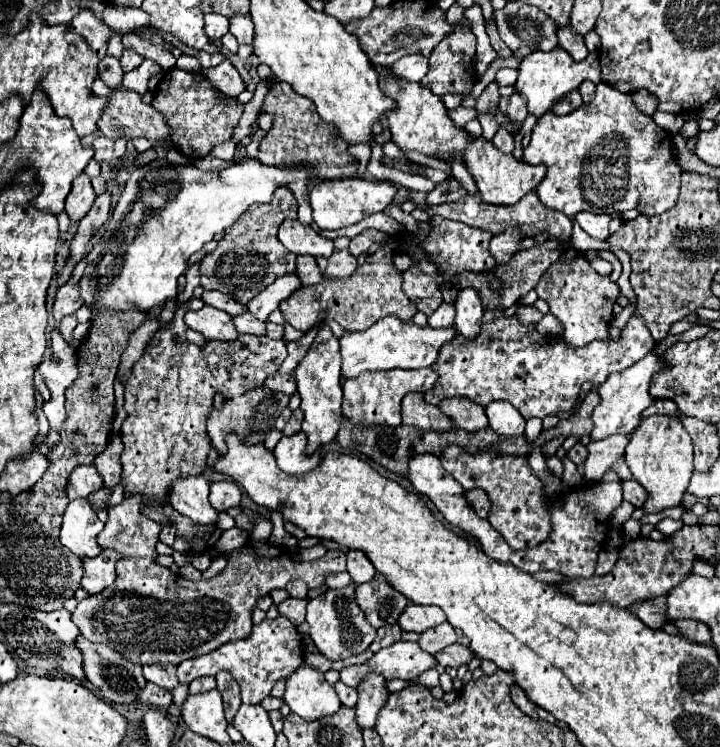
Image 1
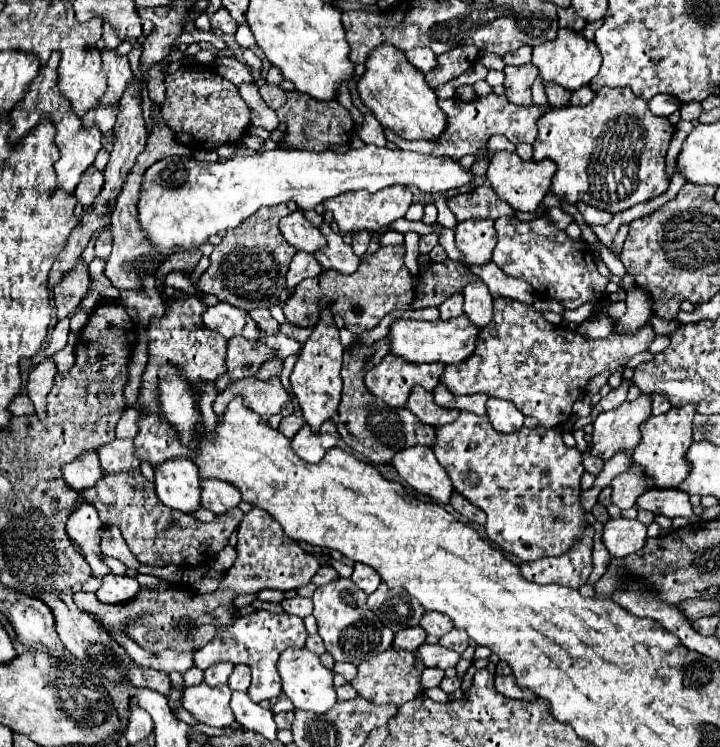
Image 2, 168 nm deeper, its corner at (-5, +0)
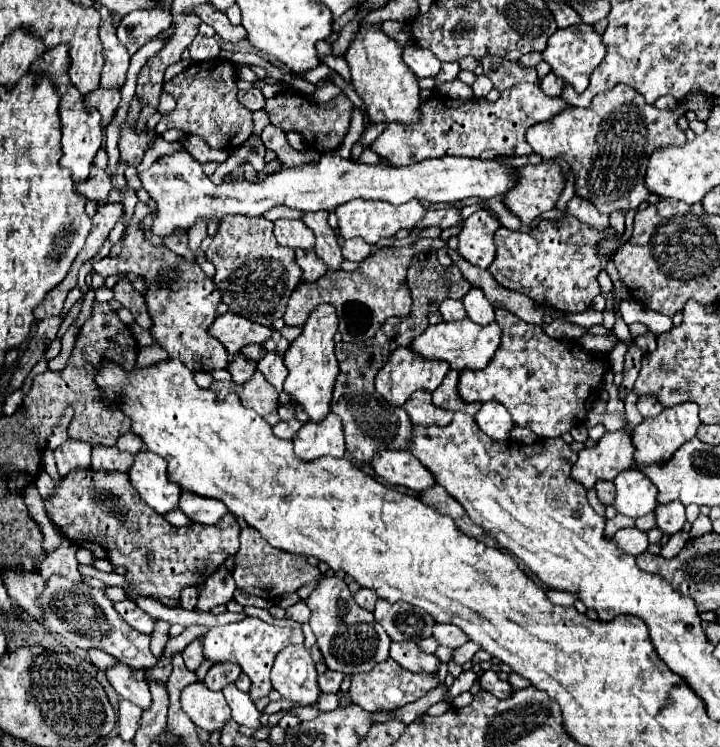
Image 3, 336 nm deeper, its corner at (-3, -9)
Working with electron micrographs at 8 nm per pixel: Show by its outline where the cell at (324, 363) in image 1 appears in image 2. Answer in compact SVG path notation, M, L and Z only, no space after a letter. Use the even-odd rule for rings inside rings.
M324 310L320 314L318 324L314 326L312 336L302 346L298 362L290 374L292 392L296 394L300 408L304 412L304 420L312 430L320 430L322 422L332 420L338 412L338 402L342 396L342 378L340 378L342 354L344 354L344 348L338 338L338 326L334 324L332 314L328 310Z

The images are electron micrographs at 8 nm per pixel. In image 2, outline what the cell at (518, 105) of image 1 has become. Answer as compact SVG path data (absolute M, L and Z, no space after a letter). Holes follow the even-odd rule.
M524 64L524 66L506 66L506 98L516 104L516 106L530 106L532 104L532 92L530 86L538 76L538 68L534 64Z

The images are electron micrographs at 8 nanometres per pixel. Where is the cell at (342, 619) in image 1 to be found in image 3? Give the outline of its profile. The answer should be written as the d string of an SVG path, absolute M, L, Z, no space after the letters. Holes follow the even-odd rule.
M336 575L322 577L318 581L318 587L306 599L306 605L312 611L310 627L316 635L318 647L324 655L328 669L340 671L340 673L362 673L362 671L370 671L374 665L388 659L390 639L386 631L376 623L370 611L354 603L354 597L348 585Z

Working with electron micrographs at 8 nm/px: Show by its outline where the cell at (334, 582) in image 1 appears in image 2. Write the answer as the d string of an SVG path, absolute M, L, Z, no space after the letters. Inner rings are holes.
M322 566L318 572L316 572L316 576L312 578L312 582L316 584L316 586L324 586L324 584L330 584L330 582L334 582L334 580L338 580L340 578L340 574L332 568L332 566Z

